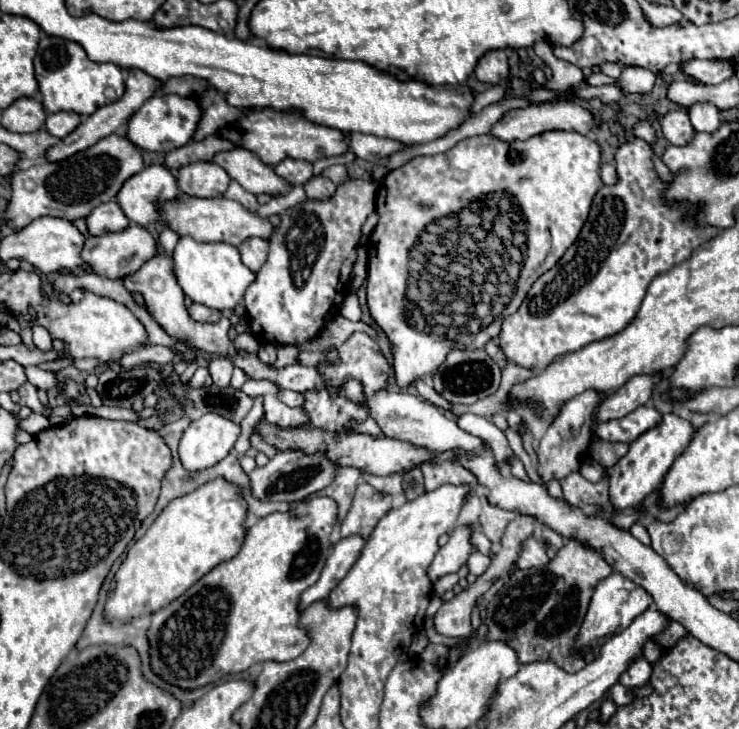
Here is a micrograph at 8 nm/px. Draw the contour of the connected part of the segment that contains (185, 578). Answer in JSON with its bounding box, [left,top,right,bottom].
[105,477,247,621]

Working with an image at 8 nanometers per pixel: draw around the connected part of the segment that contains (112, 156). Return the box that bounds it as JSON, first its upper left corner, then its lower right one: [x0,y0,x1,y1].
[5,133,143,229]

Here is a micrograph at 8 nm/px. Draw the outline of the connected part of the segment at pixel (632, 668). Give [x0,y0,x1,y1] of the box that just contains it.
[619,657,651,687]

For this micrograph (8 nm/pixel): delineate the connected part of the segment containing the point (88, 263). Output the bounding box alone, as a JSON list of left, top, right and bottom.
[81,223,157,279]

